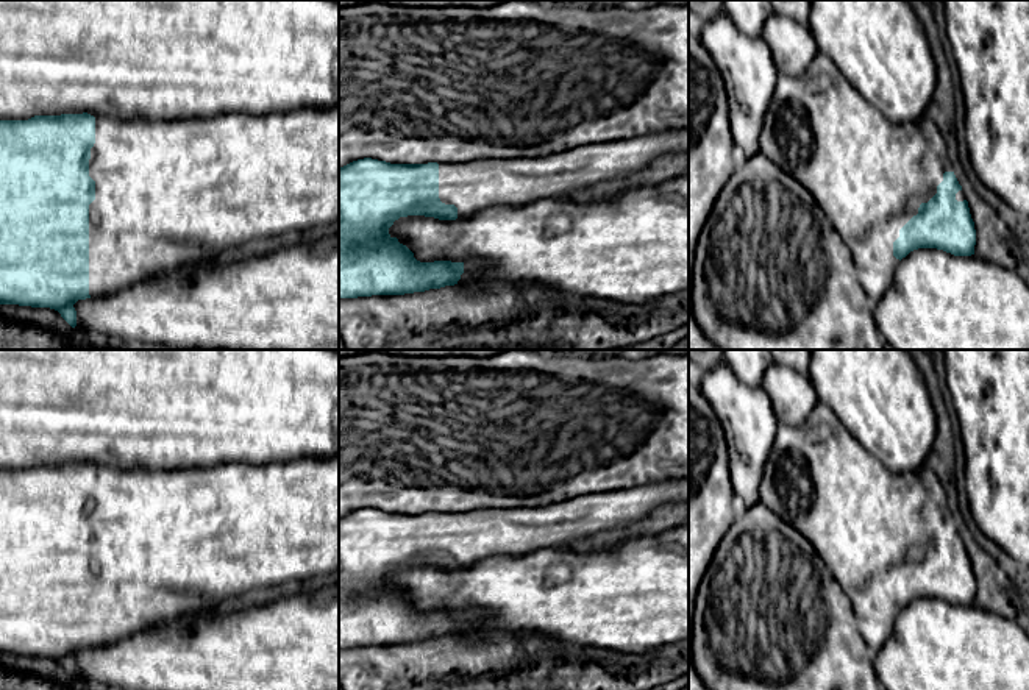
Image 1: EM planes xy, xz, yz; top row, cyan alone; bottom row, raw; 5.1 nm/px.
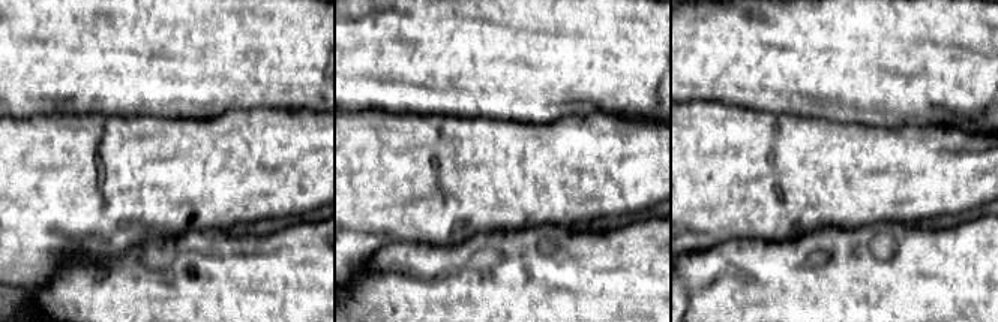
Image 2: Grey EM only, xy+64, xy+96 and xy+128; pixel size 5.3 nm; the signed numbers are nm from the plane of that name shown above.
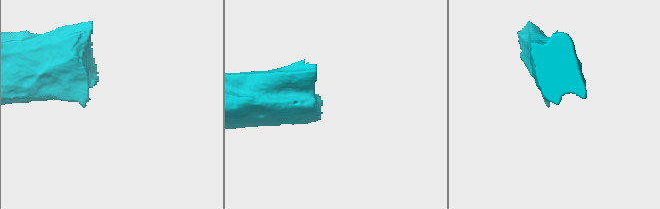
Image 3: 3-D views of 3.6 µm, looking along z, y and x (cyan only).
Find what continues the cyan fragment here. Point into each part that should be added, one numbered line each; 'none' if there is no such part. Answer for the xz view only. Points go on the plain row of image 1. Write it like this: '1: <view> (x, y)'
1: xz (472, 536)

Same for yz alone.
1: yz (870, 525)

